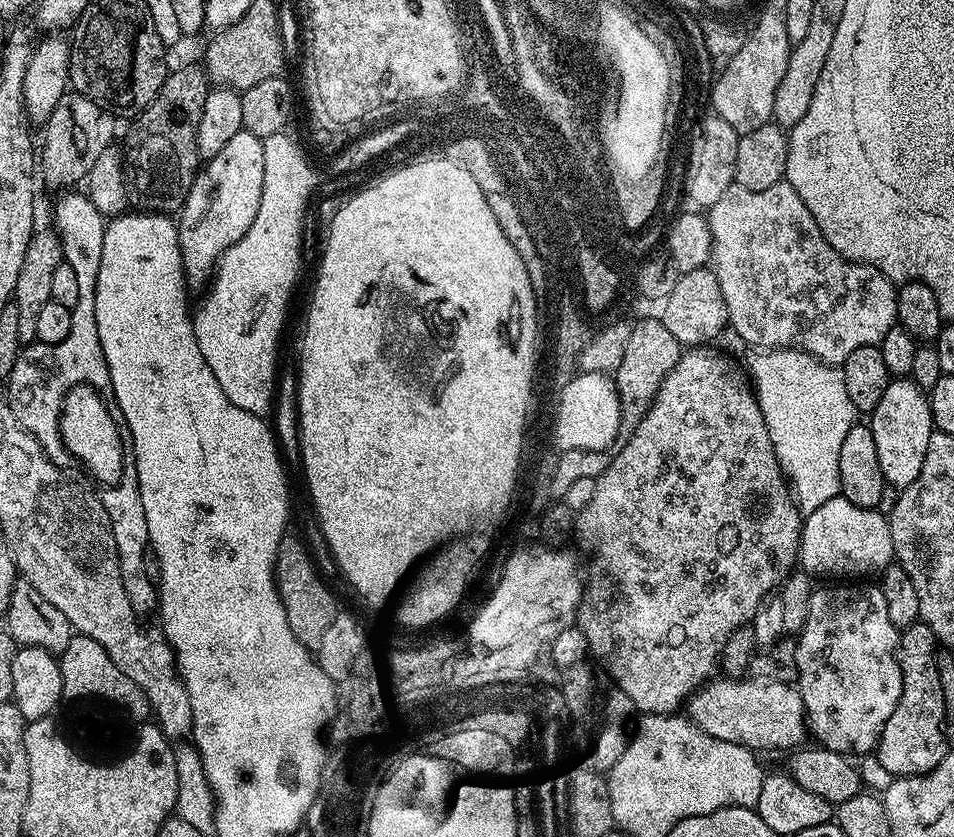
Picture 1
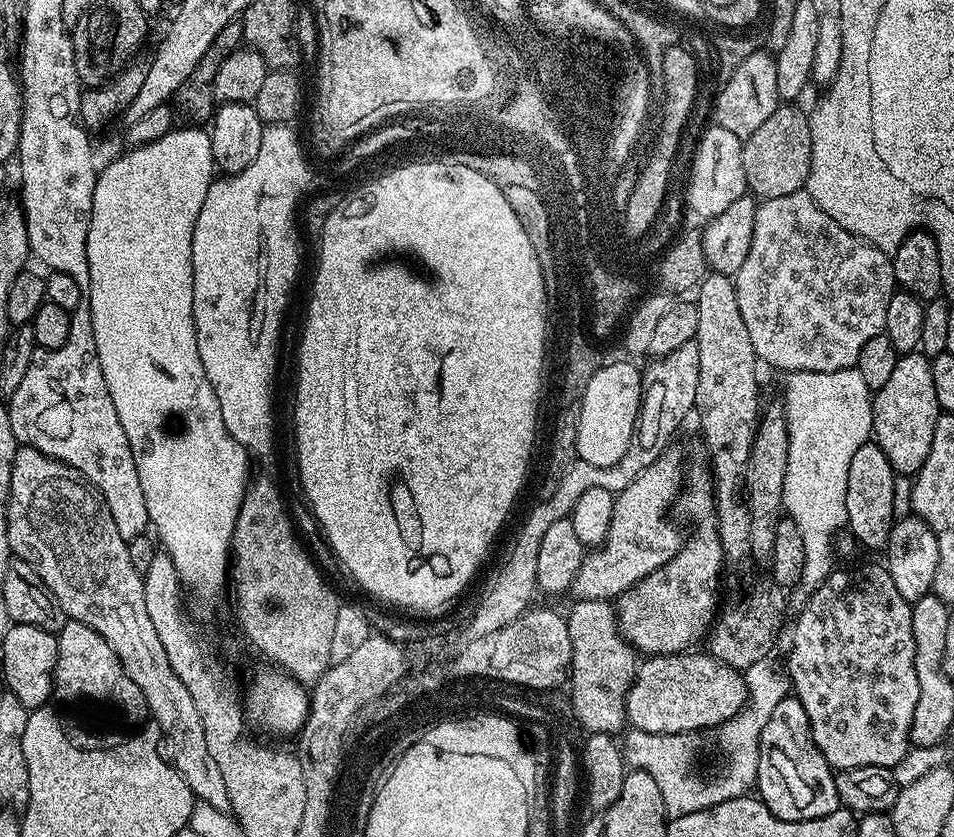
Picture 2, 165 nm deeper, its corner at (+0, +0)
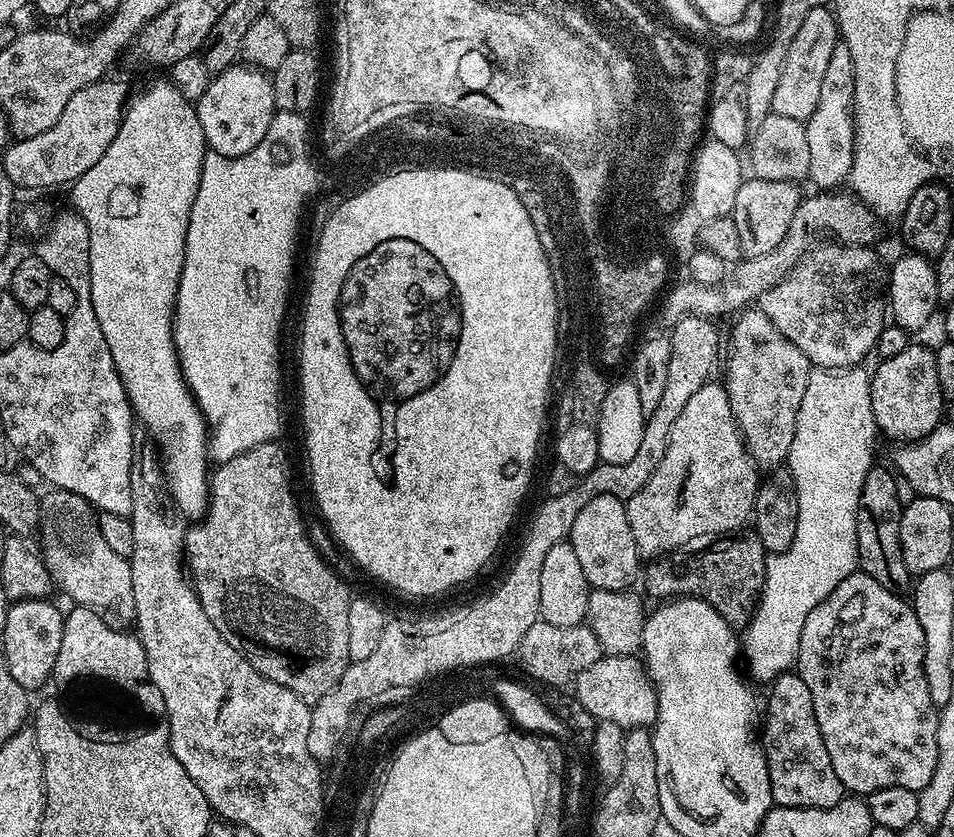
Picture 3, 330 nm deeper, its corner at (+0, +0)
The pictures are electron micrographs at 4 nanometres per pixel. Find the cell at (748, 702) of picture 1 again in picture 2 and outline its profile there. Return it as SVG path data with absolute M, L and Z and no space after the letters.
M704 650L672 652L668 656L649 656L636 669L636 681L624 697L626 720L632 728L646 730L650 734L699 733L700 728L715 730L733 720L748 697L744 685L744 672L739 668L726 666Z

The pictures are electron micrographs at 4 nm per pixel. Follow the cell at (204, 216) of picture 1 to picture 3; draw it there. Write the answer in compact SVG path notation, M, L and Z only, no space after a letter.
M237 62L224 72L217 72L209 79L208 88L202 94L200 100L194 104L198 114L198 122L202 122L202 134L204 143L209 149L223 156L241 156L250 154L262 138L266 138L266 130L270 130L270 122L276 116L278 111L272 81L259 68L245 66Z

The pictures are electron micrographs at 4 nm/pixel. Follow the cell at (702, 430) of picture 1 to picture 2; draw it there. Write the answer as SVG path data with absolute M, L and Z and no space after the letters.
M689 467L686 472L686 483L683 485L682 491L678 497L678 508L681 508L696 525L692 528L692 537L685 539L680 545L678 554L674 554L674 558L670 558L670 562L666 562L658 570L654 570L646 578L642 578L630 590L626 590L621 596L616 597L614 601L614 619L616 627L621 636L636 649L637 653L643 654L645 657L649 656L668 656L672 652L687 652L693 646L705 639L706 633L712 627L713 620L718 615L718 603L716 604L716 591L720 588L720 572L722 576L722 569L724 568L724 551L720 545L718 538L718 530L716 529L716 501L714 499L714 489L712 486L712 478L707 467L704 468L691 468Z

